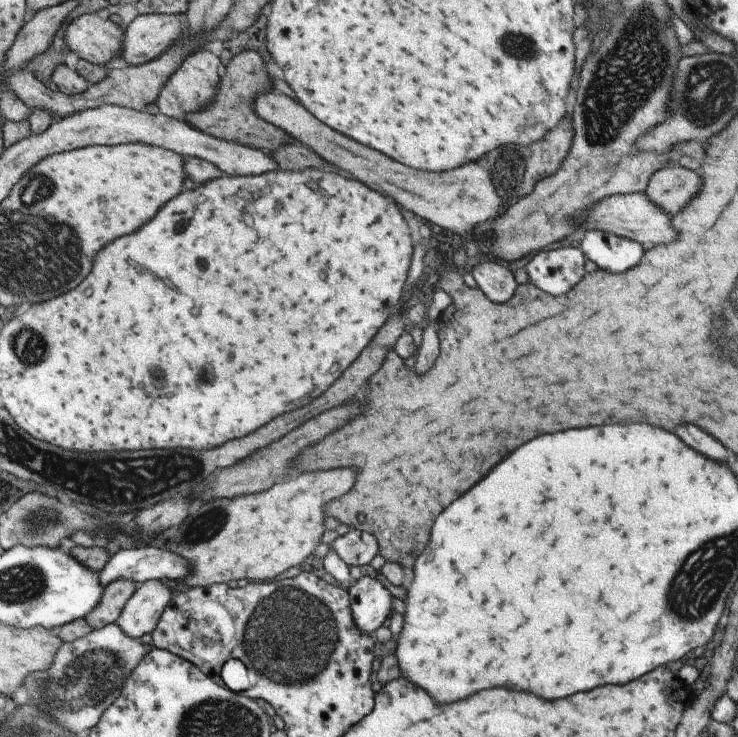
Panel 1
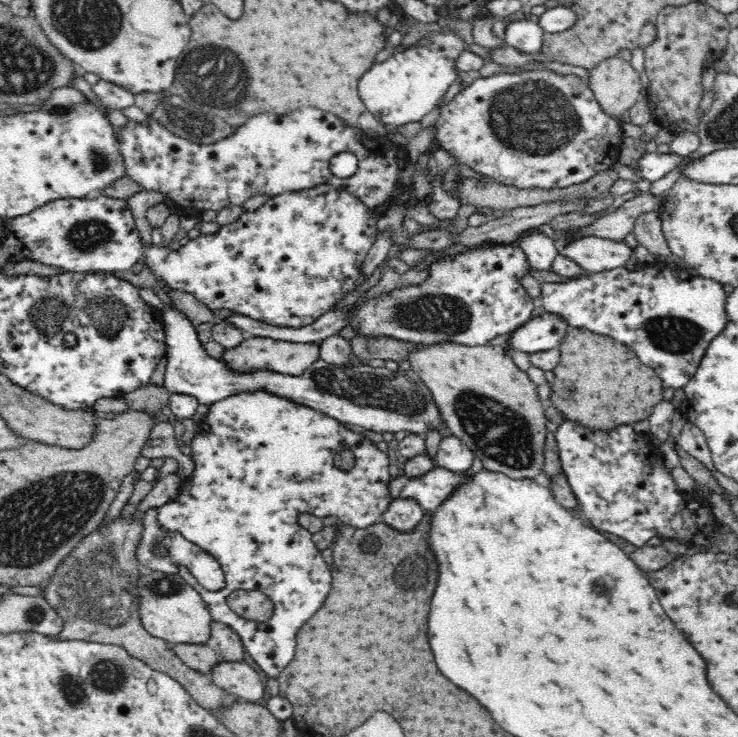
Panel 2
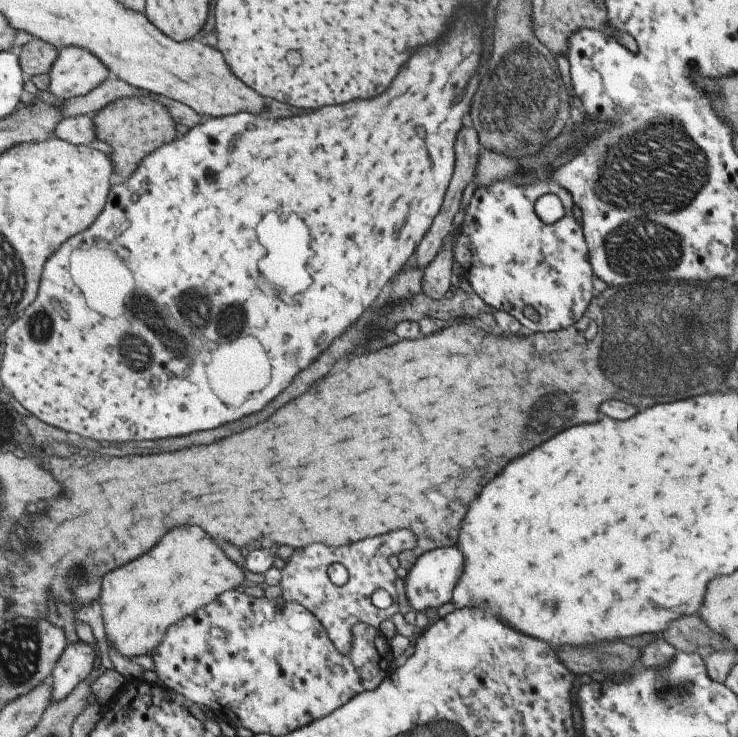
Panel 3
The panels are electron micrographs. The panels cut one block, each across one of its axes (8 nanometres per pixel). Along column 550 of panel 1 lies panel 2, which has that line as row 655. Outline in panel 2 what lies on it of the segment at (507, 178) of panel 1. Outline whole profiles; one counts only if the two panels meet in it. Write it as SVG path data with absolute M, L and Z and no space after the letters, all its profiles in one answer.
M117 517L105 527L86 534L76 544L76 548L72 548L72 552L58 564L55 574L50 577L51 583L42 589L42 597L64 620L64 629L56 638L120 646L130 656L177 680L199 706L217 714L224 705L238 698L216 686L209 674L186 666L175 655L171 644L152 636L141 623L137 582L143 572L136 550L143 525L132 522L131 517Z

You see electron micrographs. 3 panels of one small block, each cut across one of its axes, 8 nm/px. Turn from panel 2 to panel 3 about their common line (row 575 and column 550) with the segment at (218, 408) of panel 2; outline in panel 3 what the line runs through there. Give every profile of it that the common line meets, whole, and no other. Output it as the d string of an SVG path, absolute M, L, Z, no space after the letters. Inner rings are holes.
M521 174L520 178L512 180L510 176L504 176L504 180L495 180L488 188L478 184L457 232L453 260L460 263L474 292L496 311L512 314L522 326L532 332L560 330L572 326L584 316L594 297L594 270L589 260L589 248L582 227L573 215L572 206L572 196L554 179L536 181ZM544 194L556 194L564 206L565 215L554 224L544 224L535 212L537 199ZM524 308L534 308L538 320L534 322L526 318L523 314Z

